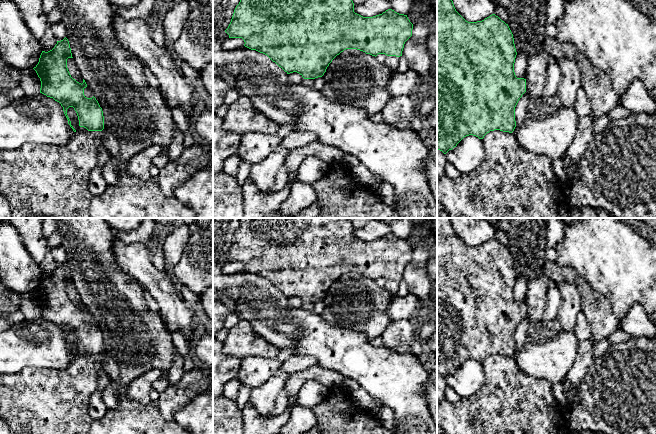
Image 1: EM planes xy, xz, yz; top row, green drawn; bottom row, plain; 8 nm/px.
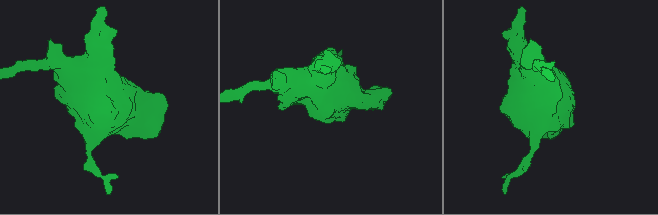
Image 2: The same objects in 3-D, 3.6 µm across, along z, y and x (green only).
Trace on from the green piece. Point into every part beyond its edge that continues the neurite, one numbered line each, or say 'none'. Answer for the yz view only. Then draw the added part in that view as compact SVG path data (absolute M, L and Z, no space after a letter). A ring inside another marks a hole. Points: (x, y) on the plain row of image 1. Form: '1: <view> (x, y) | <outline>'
none

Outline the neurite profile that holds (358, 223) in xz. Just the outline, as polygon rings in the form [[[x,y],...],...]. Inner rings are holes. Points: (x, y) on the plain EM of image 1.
[[[349,218],[354,229],[362,229],[366,224],[376,218]]]

